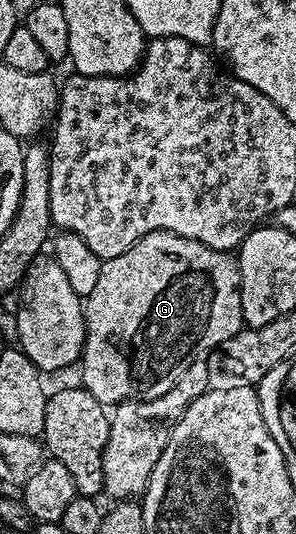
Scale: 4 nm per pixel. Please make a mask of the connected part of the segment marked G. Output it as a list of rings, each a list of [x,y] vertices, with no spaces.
[[[157,230],[148,236],[144,236],[128,252],[124,252],[115,258],[108,258],[102,262],[102,271],[96,282],[96,288],[92,289],[89,297],[84,302],[86,315],[86,342],[82,346],[80,367],[82,366],[81,385],[96,400],[107,408],[113,408],[120,402],[147,402],[156,400],[156,396],[164,396],[194,367],[195,362],[211,352],[217,351],[232,336],[236,336],[244,329],[242,320],[242,285],[240,284],[240,272],[237,261],[227,251],[208,248],[196,240],[188,240],[184,236],[169,234],[166,230]]]

